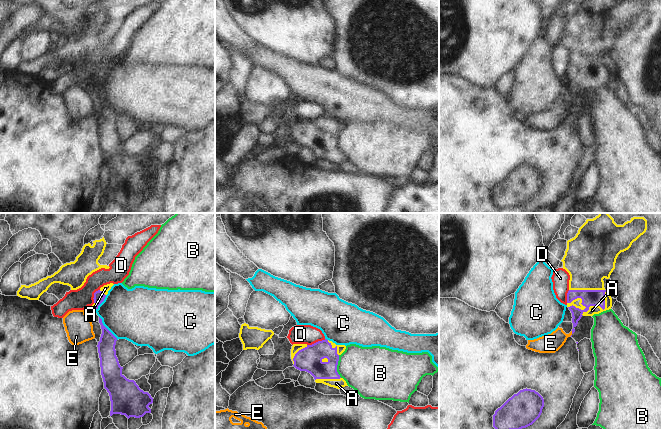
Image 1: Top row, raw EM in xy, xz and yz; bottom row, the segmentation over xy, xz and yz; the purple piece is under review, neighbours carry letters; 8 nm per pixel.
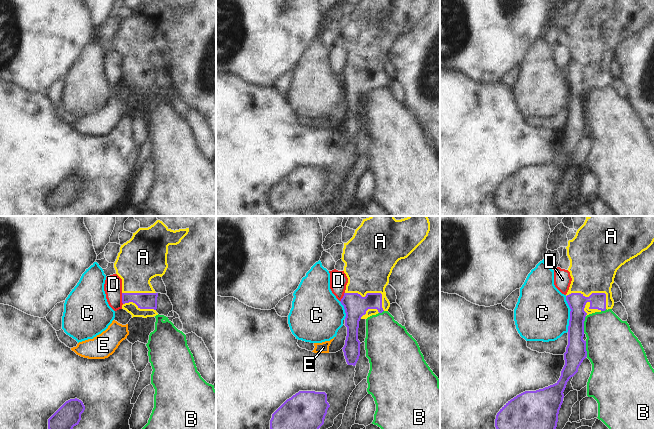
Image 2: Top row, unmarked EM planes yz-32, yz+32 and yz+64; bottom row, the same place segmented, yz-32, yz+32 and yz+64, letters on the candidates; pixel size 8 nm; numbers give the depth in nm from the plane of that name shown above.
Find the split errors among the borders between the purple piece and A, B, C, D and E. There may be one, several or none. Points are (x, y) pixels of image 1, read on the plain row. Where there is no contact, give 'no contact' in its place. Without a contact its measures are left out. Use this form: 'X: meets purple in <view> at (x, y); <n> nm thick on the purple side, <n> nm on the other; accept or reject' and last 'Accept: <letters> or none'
A: meets purple in yz at (594, 81); 130 nm thick on the purple side, 70 nm on the other; accept
B: meets purple in xz at (336, 142); 200 nm thick on the purple side, 360 nm on the other; reject
C: meets purple in xy at (106, 104); 140 nm thick on the purple side, 420 nm on the other; reject
D: meets purple in xz at (316, 118); 200 nm thick on the purple side, 160 nm on the other; reject
E: meets purple in yz at (572, 109); 80 nm thick on the purple side, 150 nm on the other; reject
Accept: A

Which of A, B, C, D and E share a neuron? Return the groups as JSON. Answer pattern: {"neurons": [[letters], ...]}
{"neurons": [["A"], ["B"], ["C"], ["D"], ["E"]]}

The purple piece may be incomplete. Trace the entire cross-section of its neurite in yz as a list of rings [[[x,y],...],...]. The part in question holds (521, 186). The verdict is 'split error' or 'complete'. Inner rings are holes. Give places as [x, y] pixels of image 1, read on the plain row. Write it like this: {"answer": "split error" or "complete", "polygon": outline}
{"answer": "complete", "polygon": [[[531,165],[520,166],[493,191],[493,203],[499,208],[520,206],[532,201],[541,191],[543,173]]]}

